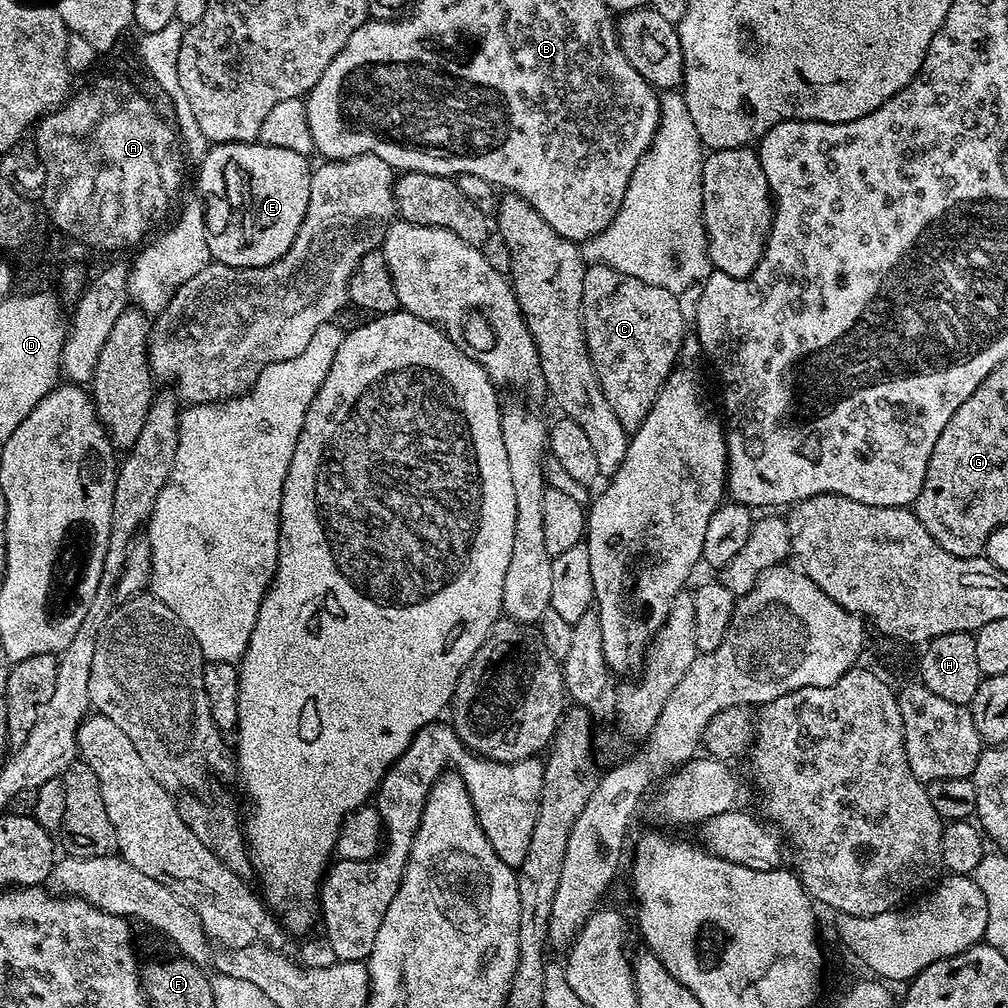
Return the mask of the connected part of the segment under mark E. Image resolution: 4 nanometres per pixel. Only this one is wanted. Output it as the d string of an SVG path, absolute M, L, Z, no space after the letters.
M259 142L212 144L199 161L200 192L212 260L231 268L261 268L290 250L310 202L309 157Z

